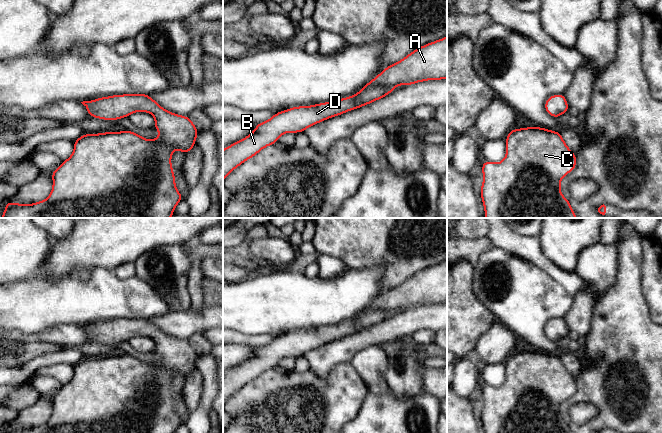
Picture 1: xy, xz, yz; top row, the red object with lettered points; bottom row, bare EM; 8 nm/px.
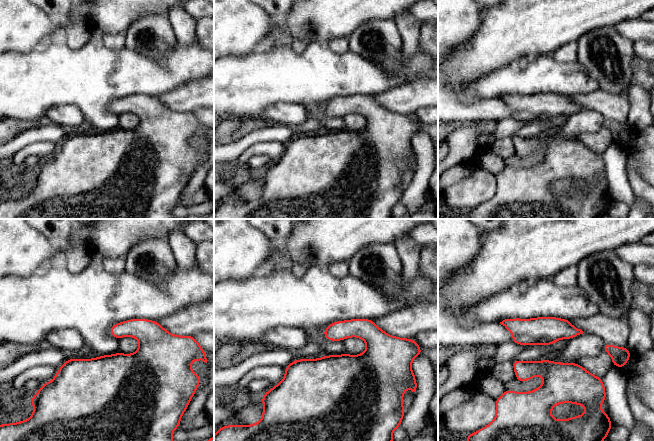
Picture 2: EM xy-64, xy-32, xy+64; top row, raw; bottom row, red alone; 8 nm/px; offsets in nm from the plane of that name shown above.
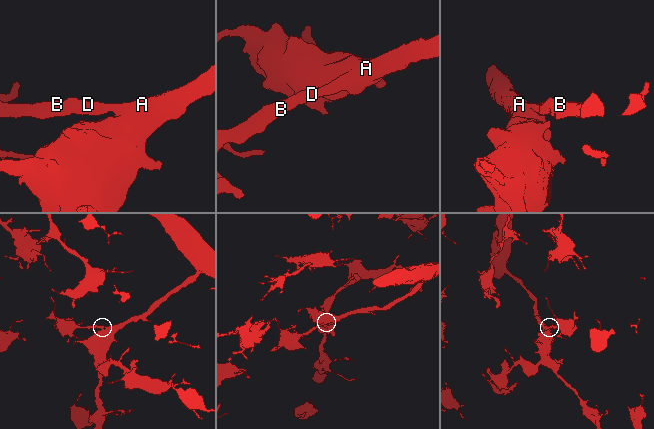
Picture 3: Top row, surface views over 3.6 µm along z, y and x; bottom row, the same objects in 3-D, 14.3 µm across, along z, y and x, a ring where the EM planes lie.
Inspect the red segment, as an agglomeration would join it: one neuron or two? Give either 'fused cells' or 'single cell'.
single cell

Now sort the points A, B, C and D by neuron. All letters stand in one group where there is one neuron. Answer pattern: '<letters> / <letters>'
A B C D

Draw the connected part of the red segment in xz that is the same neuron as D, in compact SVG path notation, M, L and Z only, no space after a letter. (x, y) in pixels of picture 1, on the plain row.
M447 260L415 273L402 284L386 291L380 298L378 298L353 320L348 320L333 326L289 332L274 338L269 344L257 348L250 359L231 368L230 370L227 370L223 374L223 406L230 396L246 384L254 381L263 372L269 369L274 369L279 361L285 357L304 356L312 349L368 329L393 316L395 310L399 310L401 308L407 310L422 305L441 303L447 303Z

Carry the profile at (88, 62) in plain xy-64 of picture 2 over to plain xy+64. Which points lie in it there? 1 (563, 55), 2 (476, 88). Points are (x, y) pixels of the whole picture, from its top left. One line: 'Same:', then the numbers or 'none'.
Same: 2

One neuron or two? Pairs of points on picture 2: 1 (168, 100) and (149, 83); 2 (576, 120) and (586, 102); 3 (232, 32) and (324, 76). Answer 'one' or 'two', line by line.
1: two
2: two
3: two

